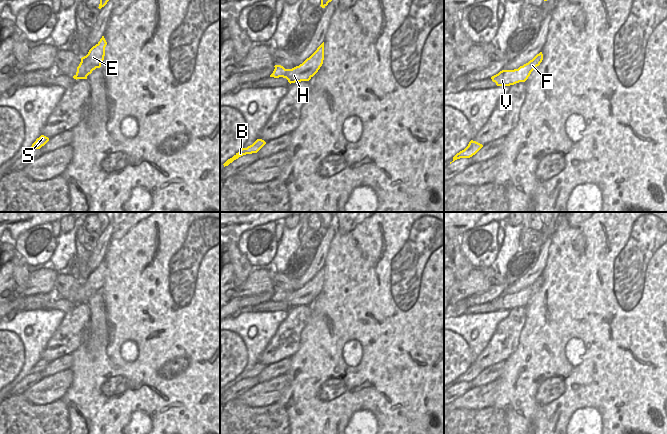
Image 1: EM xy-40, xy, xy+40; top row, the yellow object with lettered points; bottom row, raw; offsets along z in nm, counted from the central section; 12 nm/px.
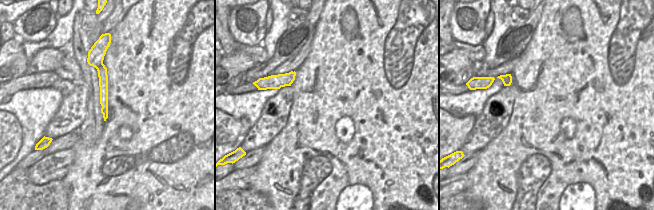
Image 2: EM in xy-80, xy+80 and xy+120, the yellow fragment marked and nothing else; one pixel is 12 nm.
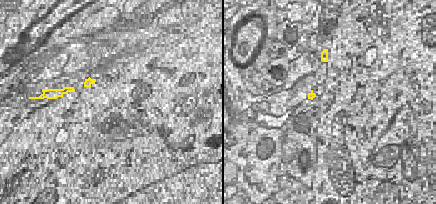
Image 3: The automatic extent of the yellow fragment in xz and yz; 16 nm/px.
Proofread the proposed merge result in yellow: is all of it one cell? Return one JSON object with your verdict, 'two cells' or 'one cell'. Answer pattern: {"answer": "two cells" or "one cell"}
{"answer": "two cells"}

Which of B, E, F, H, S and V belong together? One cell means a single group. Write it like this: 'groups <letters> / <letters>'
groups B H S V / E F

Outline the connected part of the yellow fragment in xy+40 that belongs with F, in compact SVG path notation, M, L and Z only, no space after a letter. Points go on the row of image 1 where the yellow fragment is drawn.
M540 52L537 54L532 60L530 60L528 63L523 65L523 68L527 68L527 72L531 73L533 70L536 69L537 66L540 65L540 63L543 60L543 54Z

